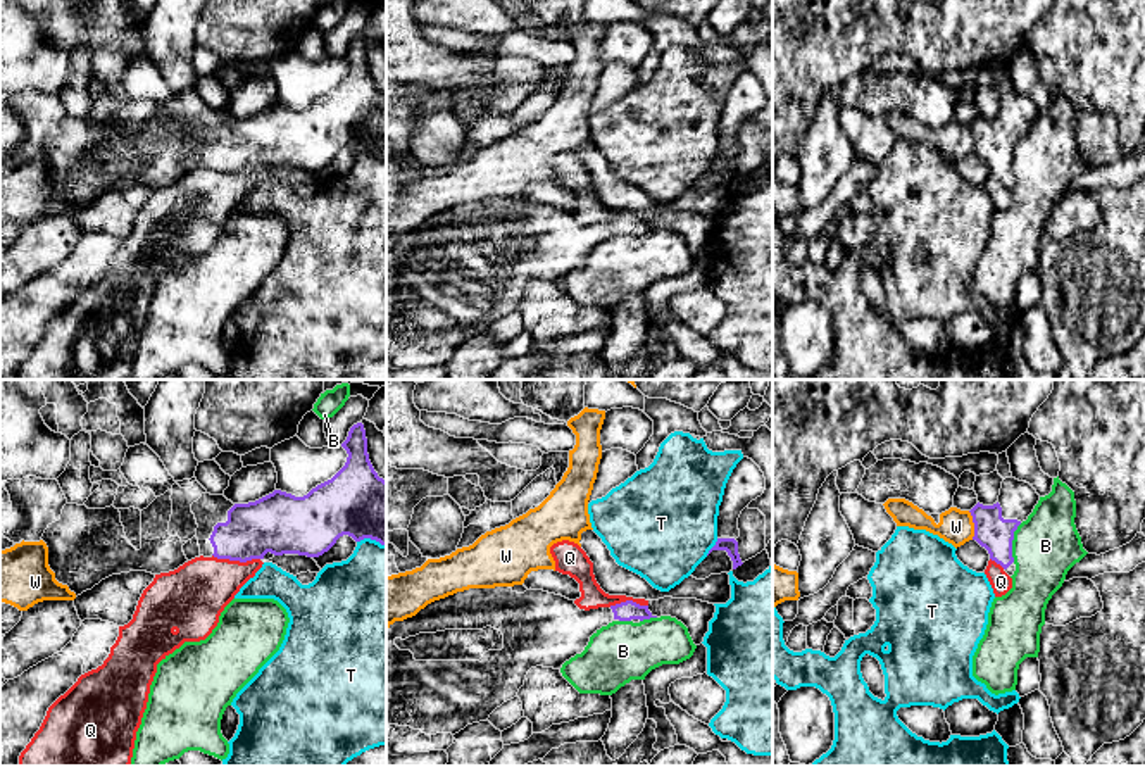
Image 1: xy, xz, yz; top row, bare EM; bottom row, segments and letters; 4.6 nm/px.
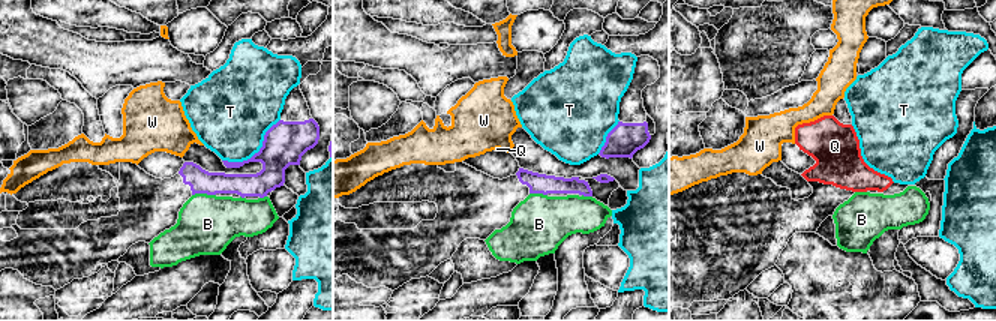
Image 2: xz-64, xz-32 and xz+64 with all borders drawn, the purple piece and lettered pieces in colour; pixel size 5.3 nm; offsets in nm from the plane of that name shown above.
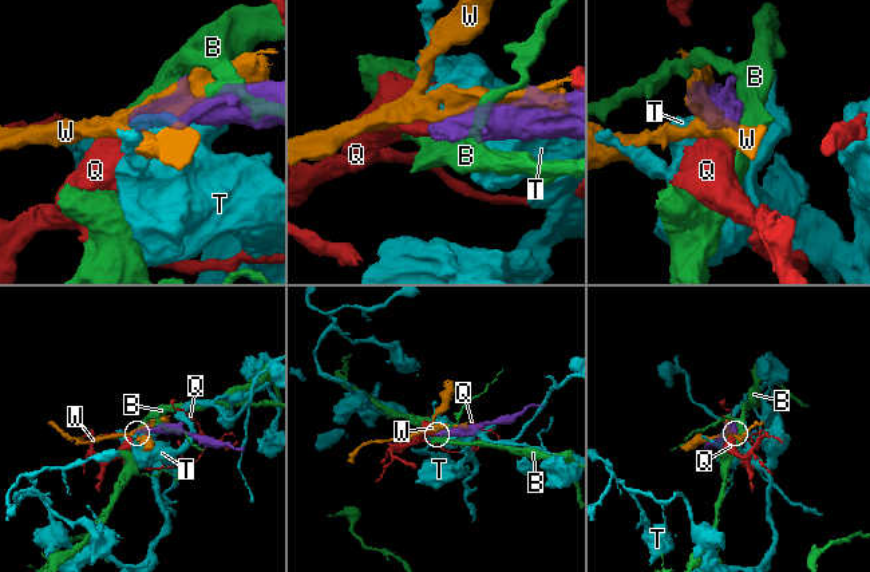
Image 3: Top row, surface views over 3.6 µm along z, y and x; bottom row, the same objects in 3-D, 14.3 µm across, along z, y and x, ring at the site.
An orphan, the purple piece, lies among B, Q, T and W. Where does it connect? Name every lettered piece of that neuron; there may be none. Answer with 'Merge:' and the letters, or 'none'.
Merge: none

